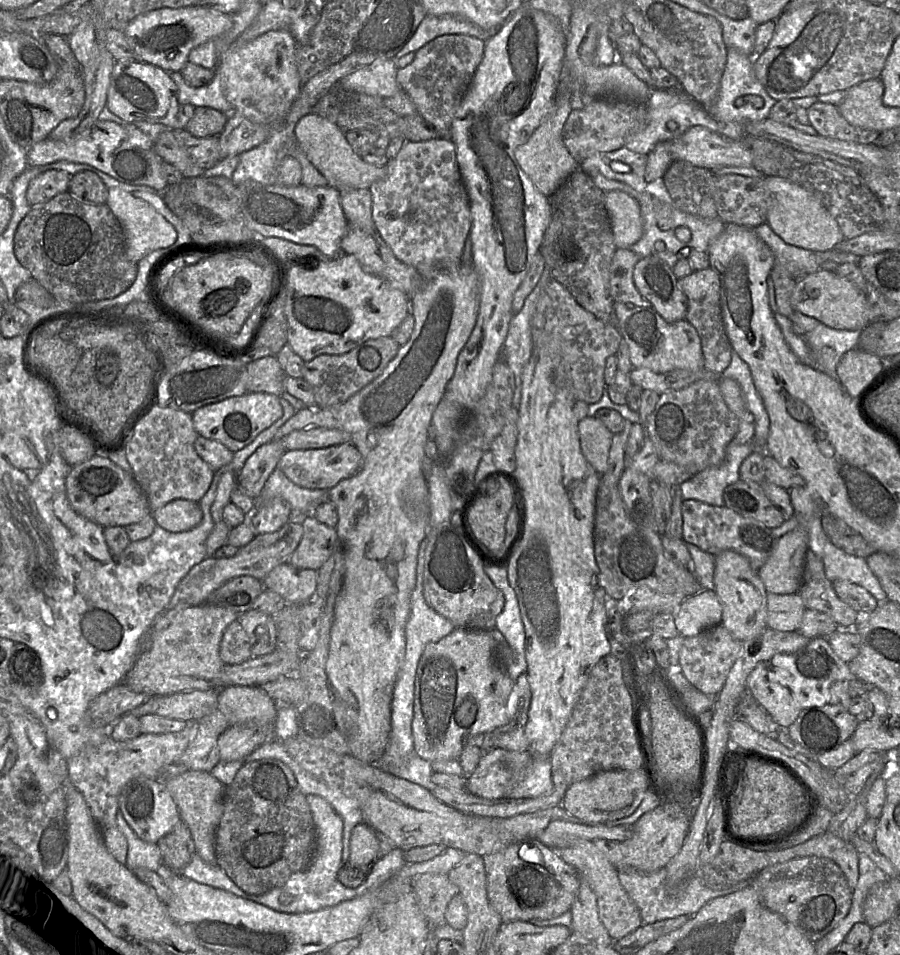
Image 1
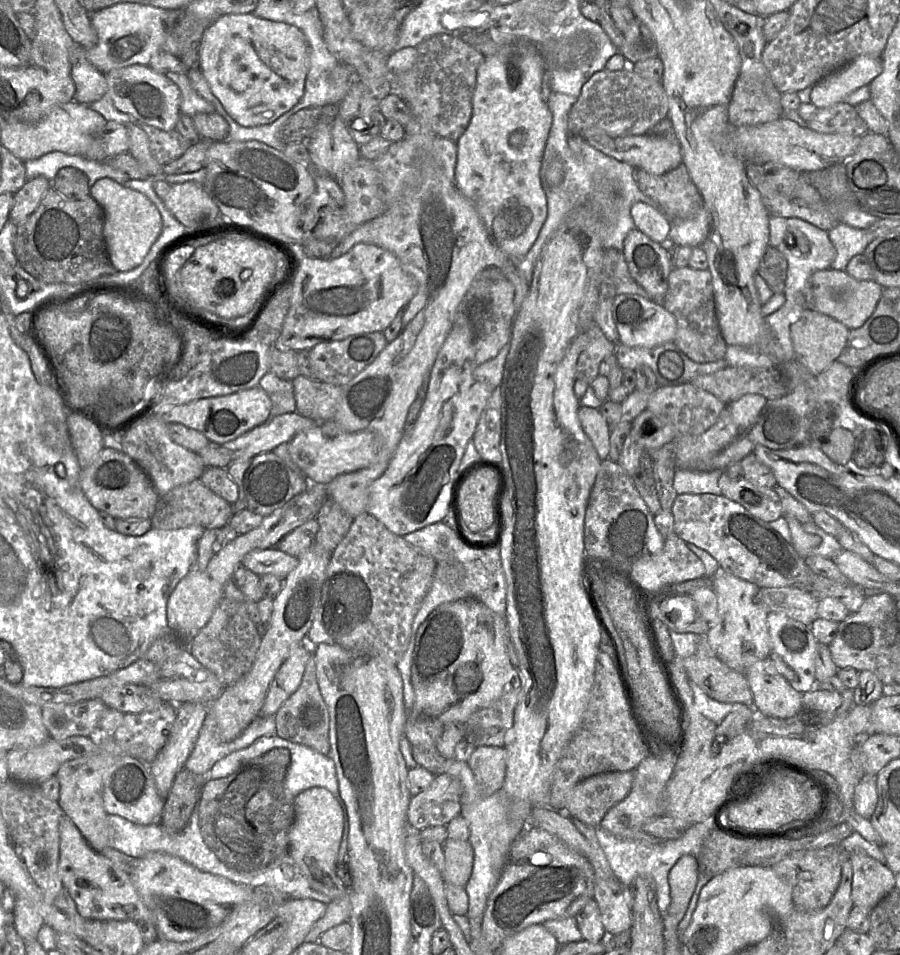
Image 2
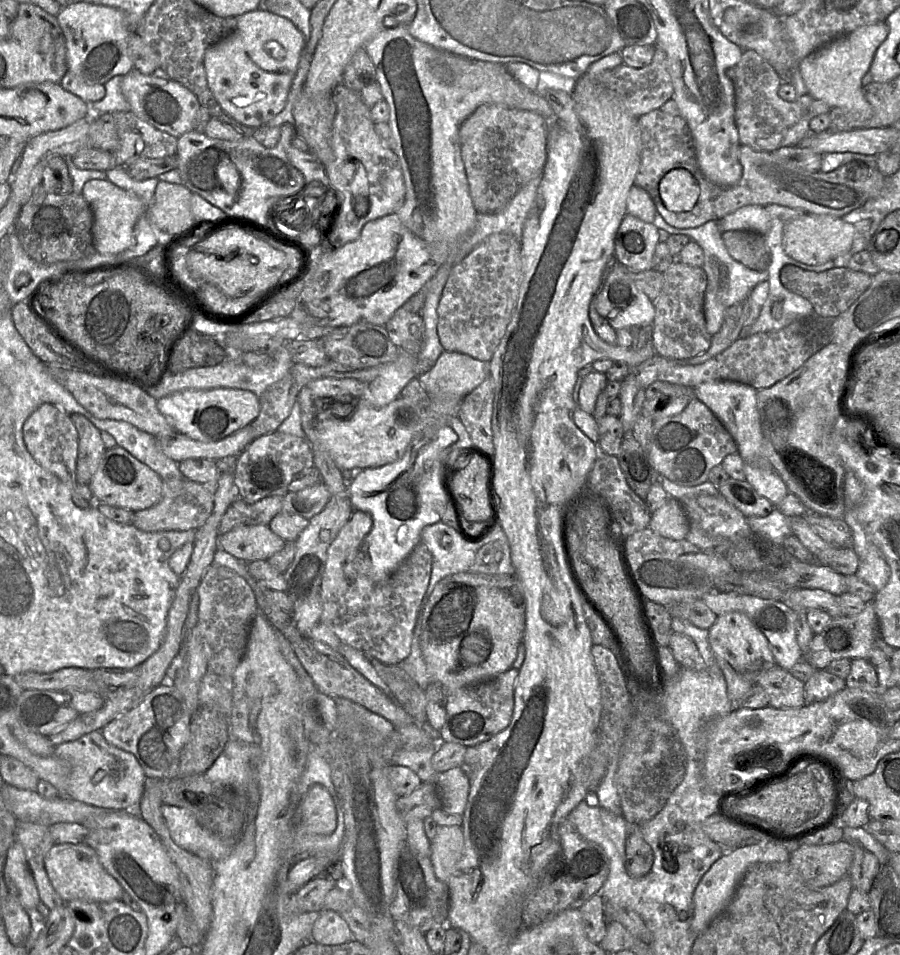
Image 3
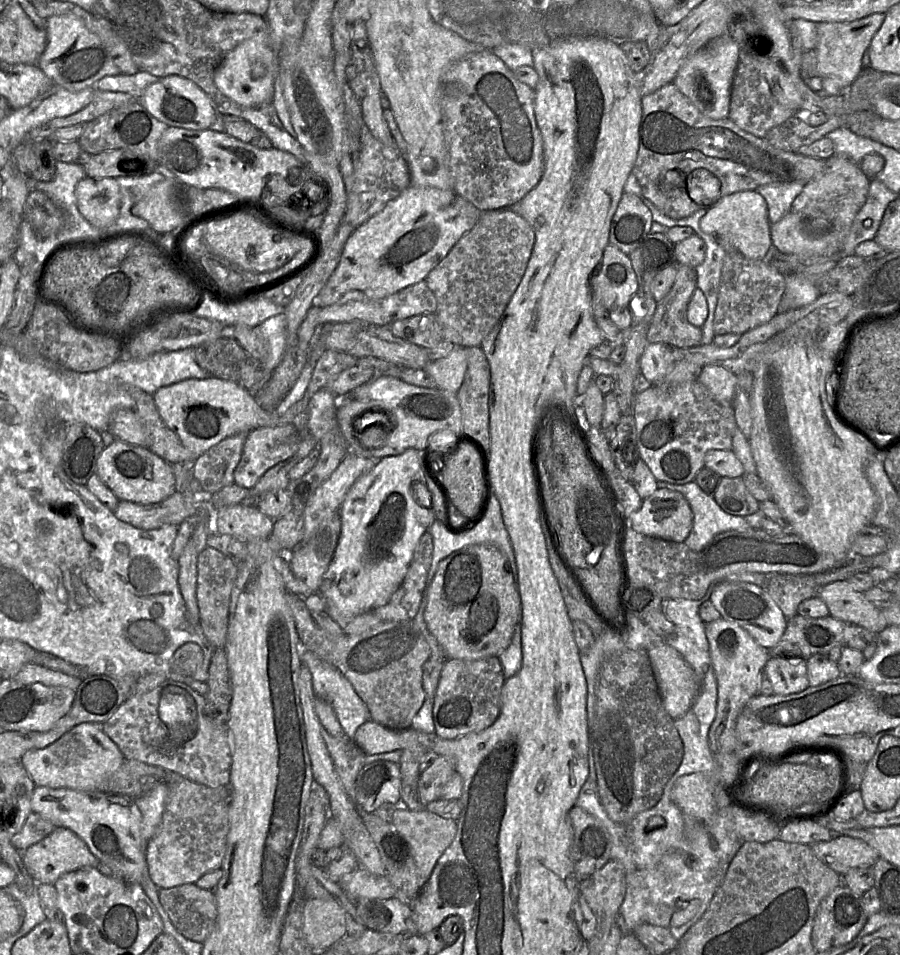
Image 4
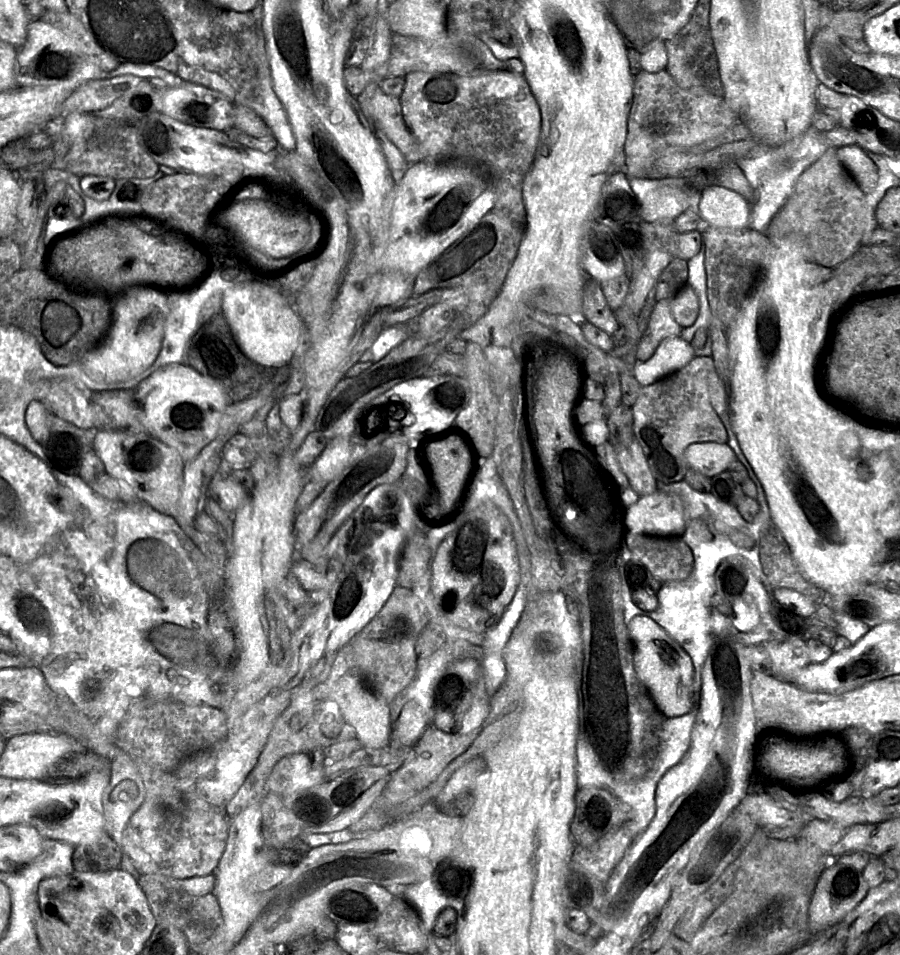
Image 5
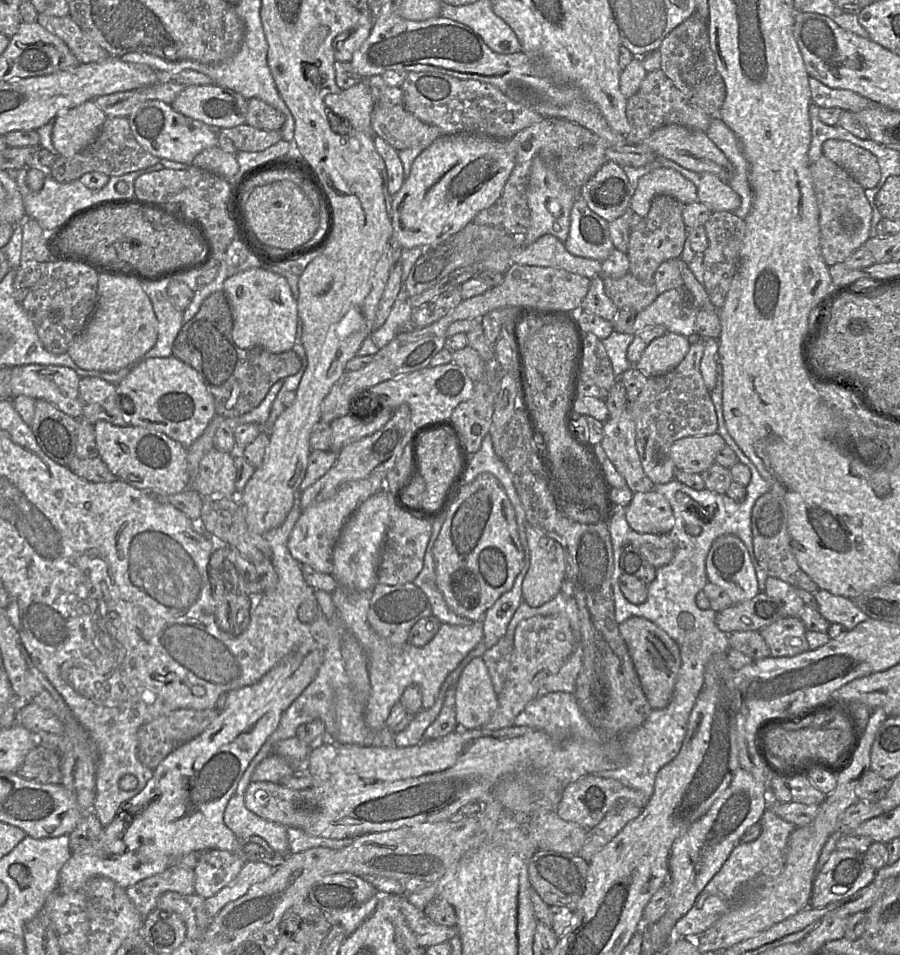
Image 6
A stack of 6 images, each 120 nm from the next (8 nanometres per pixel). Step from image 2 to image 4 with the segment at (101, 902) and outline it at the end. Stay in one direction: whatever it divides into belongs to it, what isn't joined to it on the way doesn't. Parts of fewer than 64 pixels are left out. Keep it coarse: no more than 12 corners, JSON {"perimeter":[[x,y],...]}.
{"perimeter":[[56,827],[22,851],[23,870],[53,885],[101,864],[85,842]]}

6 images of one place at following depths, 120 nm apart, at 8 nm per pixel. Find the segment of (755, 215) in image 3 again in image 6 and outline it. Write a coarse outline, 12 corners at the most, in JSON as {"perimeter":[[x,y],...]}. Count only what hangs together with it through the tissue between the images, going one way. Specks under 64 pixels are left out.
{"perimeter":[[710,173],[700,174],[697,200],[713,212],[735,212],[740,196]]}

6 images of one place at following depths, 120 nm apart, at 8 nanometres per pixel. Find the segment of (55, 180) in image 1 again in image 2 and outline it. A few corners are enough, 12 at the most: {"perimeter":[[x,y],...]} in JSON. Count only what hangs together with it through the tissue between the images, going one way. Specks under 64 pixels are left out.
{"perimeter":[[43,176],[14,193],[9,222],[22,223],[37,209],[52,182]]}

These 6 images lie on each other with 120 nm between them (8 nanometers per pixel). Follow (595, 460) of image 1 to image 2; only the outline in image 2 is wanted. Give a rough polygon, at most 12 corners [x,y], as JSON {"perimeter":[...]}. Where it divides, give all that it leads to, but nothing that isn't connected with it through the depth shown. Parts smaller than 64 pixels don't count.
{"perimeter":[[580,405],[581,428],[600,460],[608,458],[610,425],[597,408]]}

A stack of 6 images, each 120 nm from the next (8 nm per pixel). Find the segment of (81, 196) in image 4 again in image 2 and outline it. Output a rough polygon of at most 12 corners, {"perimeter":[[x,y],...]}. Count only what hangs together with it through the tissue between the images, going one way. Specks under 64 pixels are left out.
{"perimeter":[[109,178],[90,195],[105,212],[110,262],[138,267],[162,230],[144,194]]}

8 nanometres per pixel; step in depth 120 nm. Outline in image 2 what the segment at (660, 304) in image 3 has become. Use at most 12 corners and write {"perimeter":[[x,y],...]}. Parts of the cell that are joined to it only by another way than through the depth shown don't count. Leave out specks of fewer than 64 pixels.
{"perimeter":[[673,267],[661,304],[691,360],[725,357],[712,276]]}

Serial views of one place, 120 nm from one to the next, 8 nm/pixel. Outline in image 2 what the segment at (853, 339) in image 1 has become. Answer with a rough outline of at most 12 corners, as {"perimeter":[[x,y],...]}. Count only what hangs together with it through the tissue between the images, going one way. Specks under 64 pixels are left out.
{"perimeter":[[806,309],[790,329],[795,358],[814,375],[837,361],[849,330]]}

